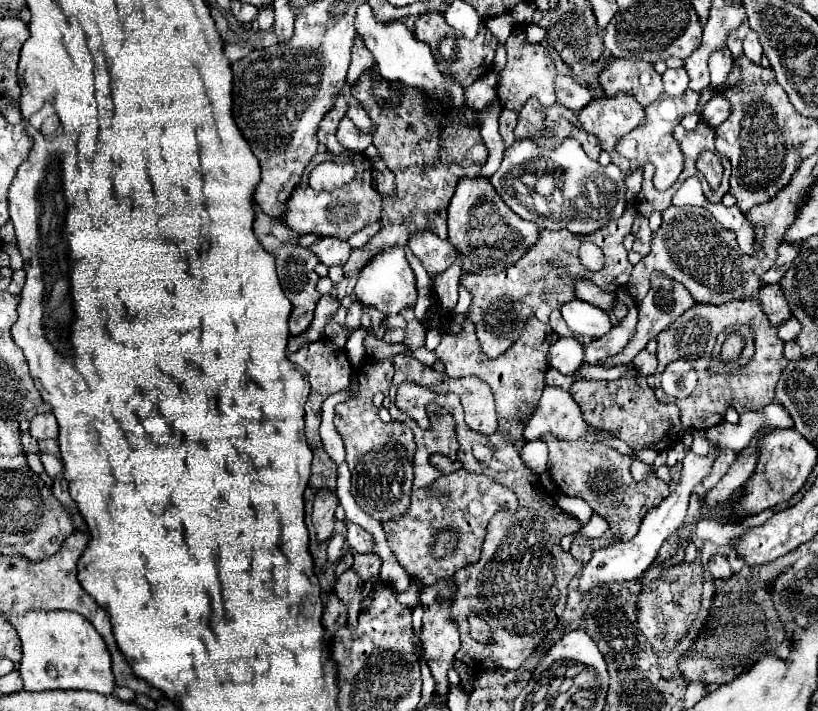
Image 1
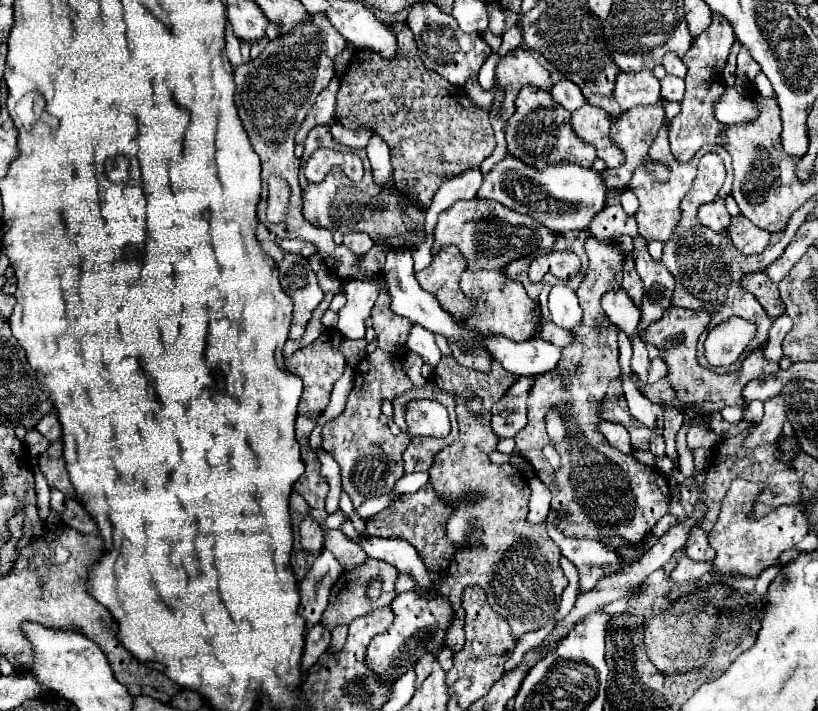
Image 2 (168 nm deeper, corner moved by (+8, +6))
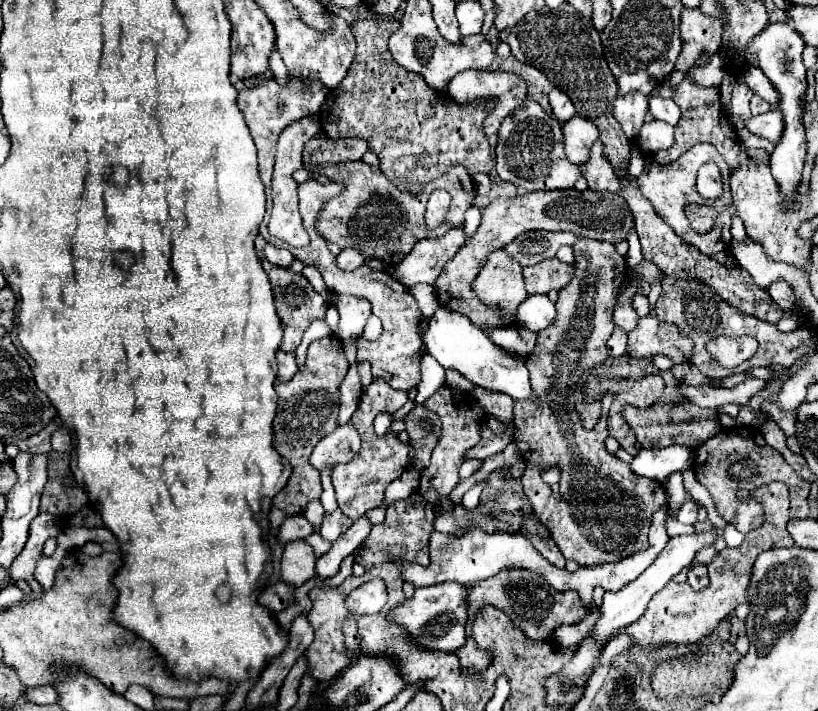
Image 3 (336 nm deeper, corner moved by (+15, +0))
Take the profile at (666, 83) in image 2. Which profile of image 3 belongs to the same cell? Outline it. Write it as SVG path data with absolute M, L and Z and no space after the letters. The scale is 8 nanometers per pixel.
M658 95L650 99L650 113L654 115L654 119L666 121L670 125L676 125L680 119L680 107L672 99L662 99Z

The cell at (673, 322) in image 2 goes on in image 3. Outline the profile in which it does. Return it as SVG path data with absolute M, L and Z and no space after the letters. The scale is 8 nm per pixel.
M648 315L644 319L640 319L636 331L628 333L628 347L626 353L630 357L650 357L650 355L668 355L670 359L674 359L676 363L680 361L688 361L692 355L692 341L684 339L678 331L676 325L670 323L662 323L658 321L654 315Z

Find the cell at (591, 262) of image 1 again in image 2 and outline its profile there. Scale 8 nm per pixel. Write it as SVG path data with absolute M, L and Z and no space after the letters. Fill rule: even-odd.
M587 237L585 239L585 251L589 257L589 267L585 273L583 283L577 289L577 297L583 309L583 321L571 329L575 333L575 345L563 349L563 361L559 361L557 369L553 369L551 373L543 373L539 377L535 377L535 385L529 393L529 401L527 401L527 425L515 435L515 443L517 449L523 457L527 457L531 461L531 465L537 471L537 477L549 487L549 491L553 493L553 501L551 505L557 511L565 511L567 519L559 521L559 529L567 535L567 537L587 537L587 539L597 539L597 537L609 537L609 535L619 535L627 541L641 541L649 529L667 513L667 505L671 501L671 493L669 493L669 485L667 479L655 469L655 467L647 467L641 465L635 457L621 453L619 449L611 447L605 437L601 437L601 433L595 429L595 425L599 425L599 401L605 397L607 393L607 383L611 379L619 377L619 363L617 363L617 327L607 319L607 315L603 313L601 305L599 305L599 297L603 297L603 293L619 289L621 287L621 265L625 261L625 253L621 251L619 245L611 243L611 245L603 245L601 241L597 241L595 237ZM551 405L559 405L559 411L565 415L565 425L569 429L567 437L563 443L555 445L557 453L561 455L561 467L557 471L551 469L549 461L543 455L543 447L549 443L547 431L545 431L545 413Z

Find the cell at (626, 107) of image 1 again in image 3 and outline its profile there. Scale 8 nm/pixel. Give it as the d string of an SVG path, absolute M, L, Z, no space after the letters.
M580 115L572 117L562 125L564 133L564 145L566 145L566 157L572 163L584 163L588 159L588 151L592 143L598 139L596 125L592 125L588 119L582 119Z

